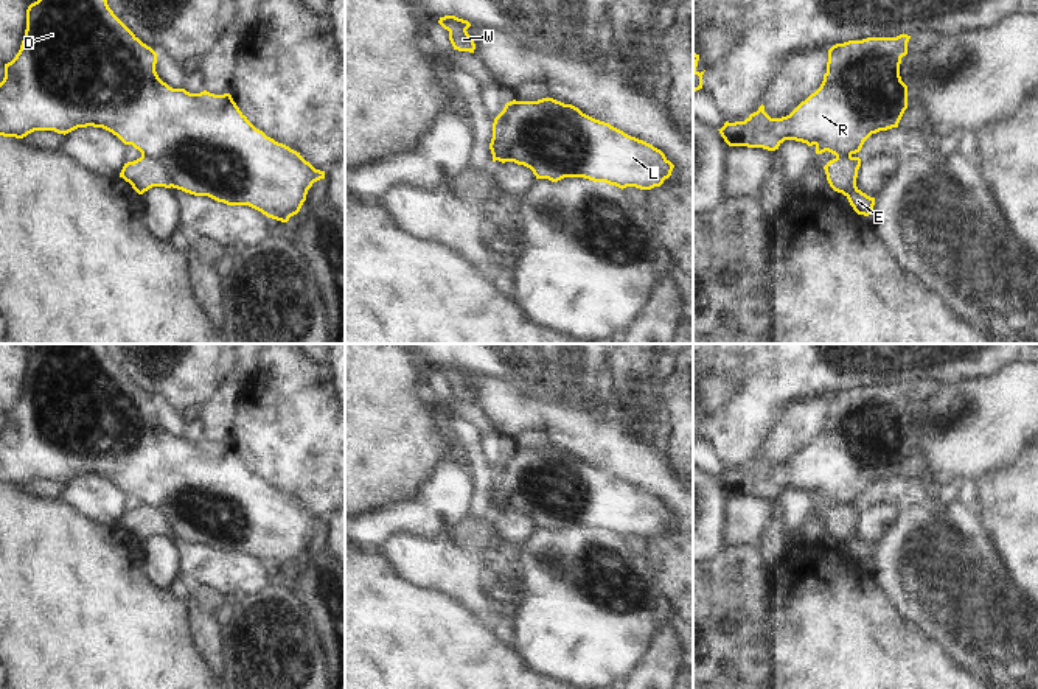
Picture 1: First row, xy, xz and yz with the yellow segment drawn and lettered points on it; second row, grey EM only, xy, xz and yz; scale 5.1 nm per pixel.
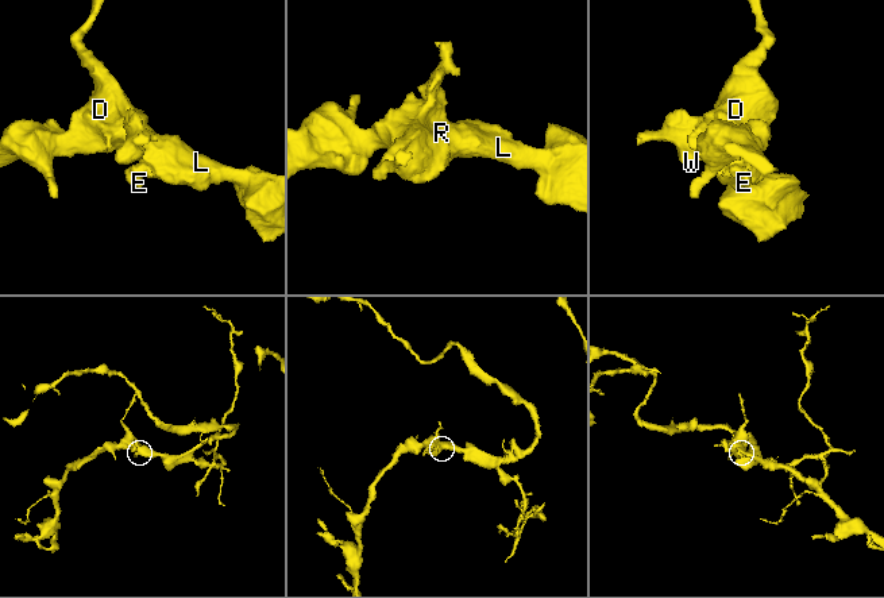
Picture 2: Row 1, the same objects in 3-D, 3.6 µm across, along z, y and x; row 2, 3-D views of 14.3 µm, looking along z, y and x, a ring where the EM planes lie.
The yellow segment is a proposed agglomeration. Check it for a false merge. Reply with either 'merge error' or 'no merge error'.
merge error

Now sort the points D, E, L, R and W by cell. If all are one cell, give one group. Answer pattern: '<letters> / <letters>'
D L R W / E

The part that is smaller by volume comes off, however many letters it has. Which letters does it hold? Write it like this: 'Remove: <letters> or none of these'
Remove: E

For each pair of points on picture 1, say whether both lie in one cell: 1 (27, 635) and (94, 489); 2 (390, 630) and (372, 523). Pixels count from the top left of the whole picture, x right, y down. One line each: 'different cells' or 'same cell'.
1: different cells
2: different cells

